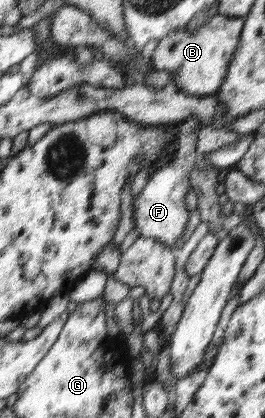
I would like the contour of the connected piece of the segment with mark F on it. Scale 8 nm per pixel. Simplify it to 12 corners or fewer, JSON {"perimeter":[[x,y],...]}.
{"perimeter":[[202,122],[179,123],[174,163],[132,199],[139,235],[172,249],[190,213],[184,193]]}

